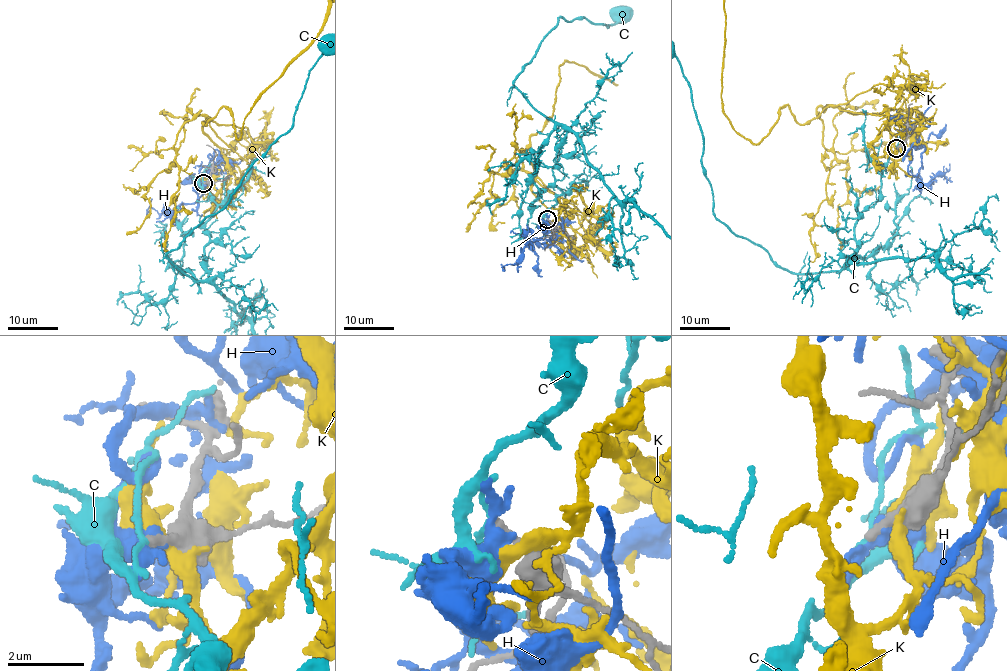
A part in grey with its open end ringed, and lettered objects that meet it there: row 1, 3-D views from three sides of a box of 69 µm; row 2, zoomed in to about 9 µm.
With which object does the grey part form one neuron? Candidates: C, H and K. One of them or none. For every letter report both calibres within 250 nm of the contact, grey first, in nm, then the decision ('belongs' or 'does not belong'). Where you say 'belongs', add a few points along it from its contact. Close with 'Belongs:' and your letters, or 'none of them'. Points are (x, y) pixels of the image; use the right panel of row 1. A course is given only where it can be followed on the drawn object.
C: 200/100 nm | does not belong
H: 280/380 nm | does not belong
K: 650/400 nm | does not belong
Belongs: none of them

